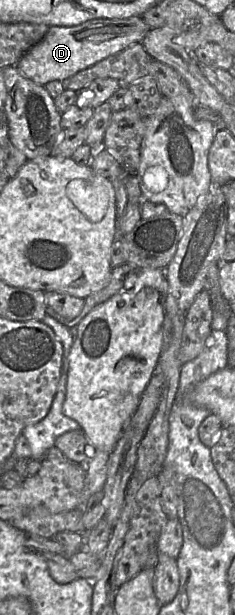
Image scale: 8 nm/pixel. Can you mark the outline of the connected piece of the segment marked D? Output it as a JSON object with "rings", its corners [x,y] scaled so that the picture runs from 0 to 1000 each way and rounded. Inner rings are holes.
{"rings":[[[596,26],[413,29],[298,44],[217,42],[187,62],[89,93],[72,109],[111,127],[179,140],[230,130],[268,132],[566,72],[600,70],[634,49],[643,46]]]}

